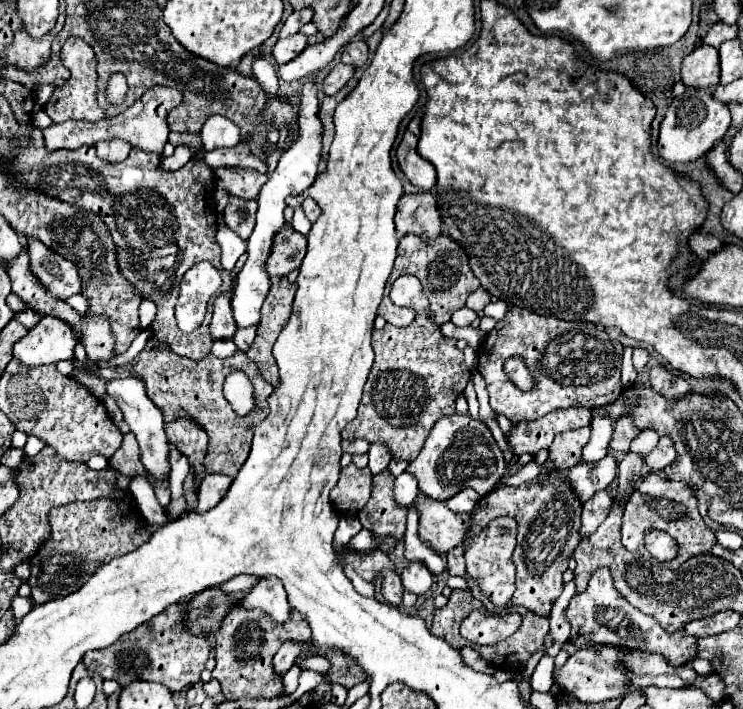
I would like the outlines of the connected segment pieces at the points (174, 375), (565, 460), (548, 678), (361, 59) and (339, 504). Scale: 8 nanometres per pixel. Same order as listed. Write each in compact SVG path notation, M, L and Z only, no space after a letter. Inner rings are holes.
M154 336L148 340L144 350L130 364L132 364L132 376L136 376L144 382L148 398L162 410L166 422L174 422L174 420L186 416L206 430L206 434L208 434L208 454L204 458L206 472L208 474L226 474L226 476L234 478L248 458L254 426L258 422L262 422L262 418L266 418L264 416L266 400L274 390L274 386L268 384L260 372L256 372L256 364L244 352L236 352L234 356L228 356L228 358L216 358L214 354L208 354L204 360L194 362L190 358L178 356L176 352L170 350L168 344L160 342ZM234 370L242 370L254 382L256 402L260 406L260 410L256 410L254 414L248 414L244 418L238 418L234 414L230 402L222 396L224 378Z
M590 426L578 428L574 432L564 432L554 438L550 446L550 454L546 460L546 466L542 468L540 476L550 476L558 470L572 468L582 462L582 448L588 444L590 438Z
M542 656L542 660L538 662L538 668L532 676L532 688L534 690L542 690L542 692L550 692L552 688L552 670L554 670L554 658L552 656Z
M350 42L342 52L342 62L352 66L364 66L368 60L368 46L366 42Z
M350 464L340 472L340 480L332 488L330 500L338 512L358 514L366 506L370 490L372 490L370 468L356 468L354 464Z

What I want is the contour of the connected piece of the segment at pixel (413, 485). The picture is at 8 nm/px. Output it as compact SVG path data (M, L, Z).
M404 472L396 478L394 482L394 494L396 494L396 500L400 504L406 504L410 506L418 494L418 482L416 478L410 474L410 472Z

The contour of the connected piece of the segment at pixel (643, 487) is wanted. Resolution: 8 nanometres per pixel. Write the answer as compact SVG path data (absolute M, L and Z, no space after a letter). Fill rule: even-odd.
M650 474L648 478L644 478L640 482L640 488L636 486L632 496L626 500L624 522L622 522L622 544L626 546L626 550L646 552L644 534L650 528L668 530L668 534L672 538L676 538L676 542L678 542L678 554L676 554L676 558L672 558L668 562L668 568L678 568L688 558L702 554L702 552L710 552L710 548L716 544L714 532L710 528L706 528L704 520L700 518L698 500L696 500L694 492L688 486L684 486L682 482L664 480L658 474Z

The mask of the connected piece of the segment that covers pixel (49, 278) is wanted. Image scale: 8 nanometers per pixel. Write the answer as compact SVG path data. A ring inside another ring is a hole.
M26 238L26 244L30 252L30 268L52 296L66 300L72 294L82 292L82 278L70 260L64 260L34 238Z

